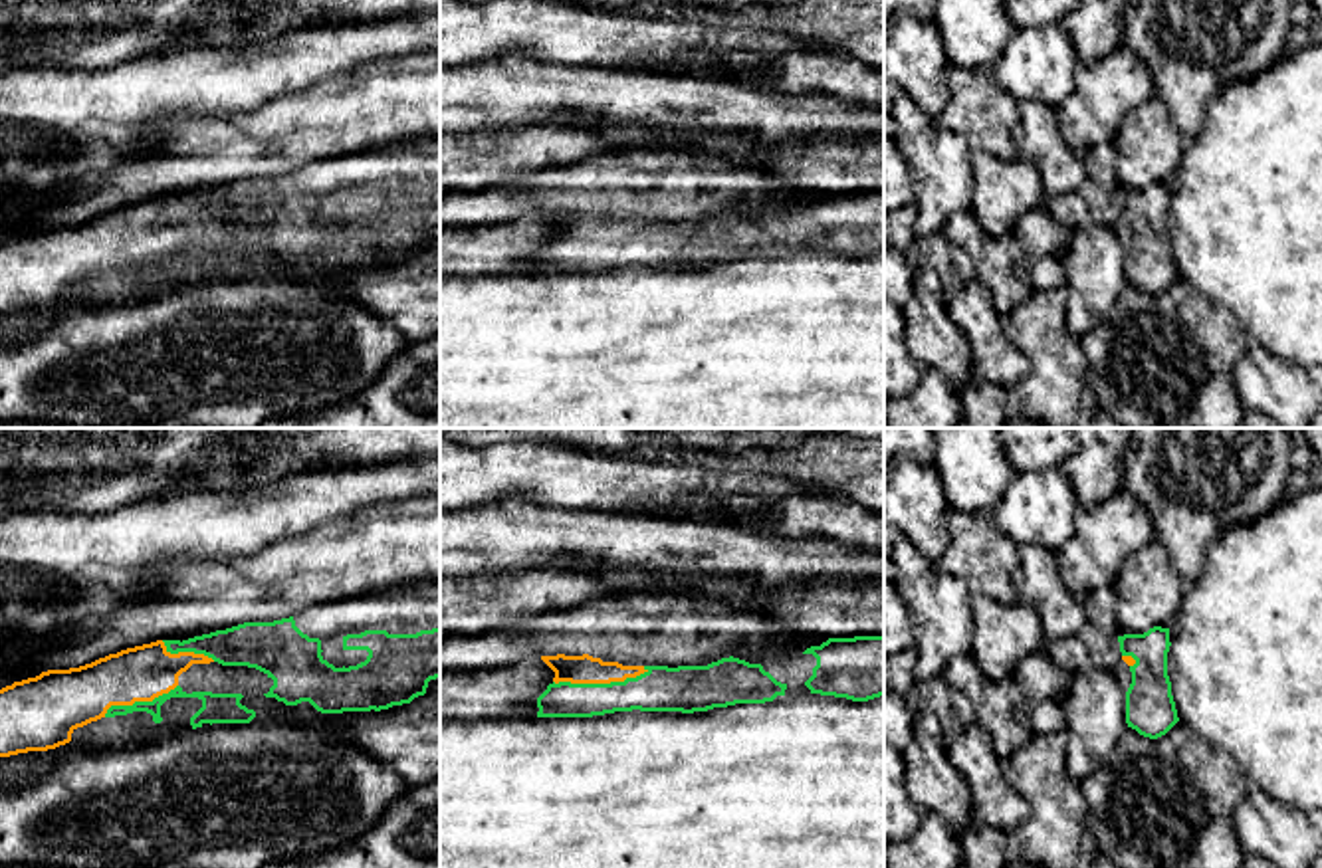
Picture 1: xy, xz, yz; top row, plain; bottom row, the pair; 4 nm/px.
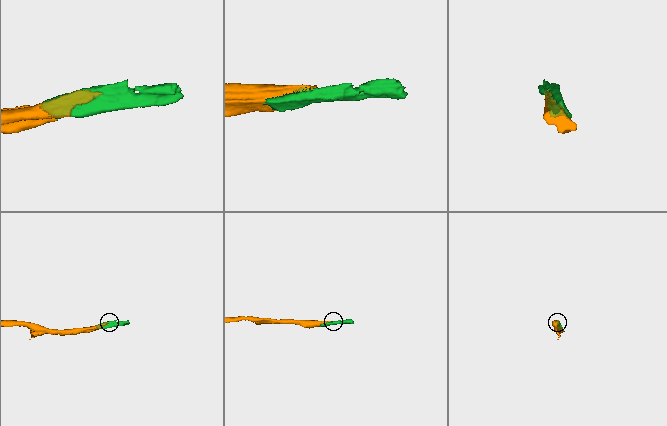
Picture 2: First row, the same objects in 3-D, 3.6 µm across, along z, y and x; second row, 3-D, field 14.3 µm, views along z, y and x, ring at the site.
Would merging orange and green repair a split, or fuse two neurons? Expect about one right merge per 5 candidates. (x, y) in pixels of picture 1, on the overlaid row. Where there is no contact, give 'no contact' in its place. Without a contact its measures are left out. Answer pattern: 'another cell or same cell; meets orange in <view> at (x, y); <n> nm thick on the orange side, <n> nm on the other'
same cell; meets orange in xz at (601, 682); 120 nm thick on the orange side, 180 nm on the other

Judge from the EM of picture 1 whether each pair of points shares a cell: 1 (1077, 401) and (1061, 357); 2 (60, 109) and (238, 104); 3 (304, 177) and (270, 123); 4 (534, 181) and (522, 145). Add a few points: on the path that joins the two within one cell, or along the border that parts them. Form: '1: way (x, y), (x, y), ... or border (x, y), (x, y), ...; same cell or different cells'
1: way (1067, 391), (1061, 385), (1061, 367); same cell
2: way (104, 109), (131, 94), (195, 94); same cell
3: border (343, 153), (331, 159), (308, 161), (294, 173); different cells
4: border (577, 163), (526, 173); different cells

